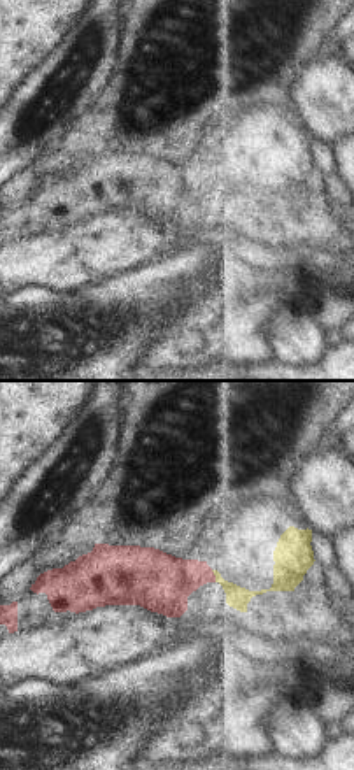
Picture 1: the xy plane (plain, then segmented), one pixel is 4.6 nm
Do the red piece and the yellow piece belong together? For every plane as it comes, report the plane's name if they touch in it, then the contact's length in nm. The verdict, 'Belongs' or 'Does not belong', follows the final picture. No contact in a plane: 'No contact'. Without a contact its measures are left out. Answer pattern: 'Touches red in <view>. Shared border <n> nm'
Touches red in xy. Shared border 60 nm.

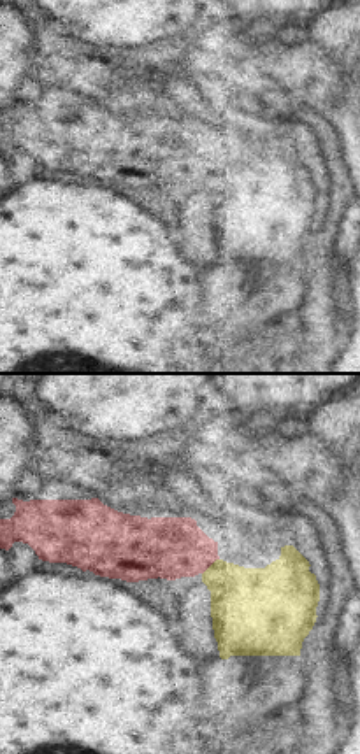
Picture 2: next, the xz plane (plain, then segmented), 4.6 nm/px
Touches red in xz. Shared border 110 nm.

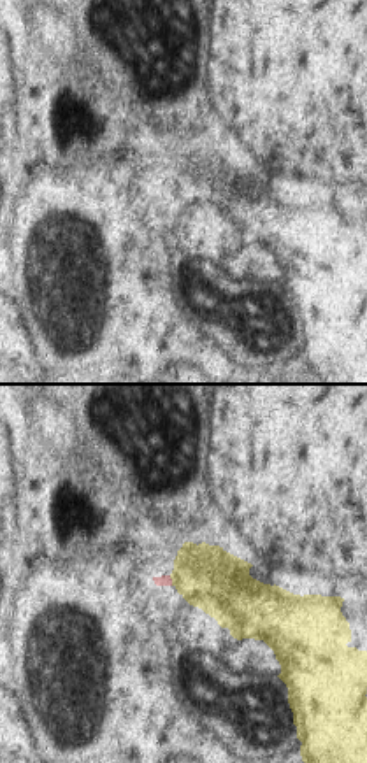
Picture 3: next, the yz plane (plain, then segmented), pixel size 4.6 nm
Touches red in yz. Shared border 50 nm.

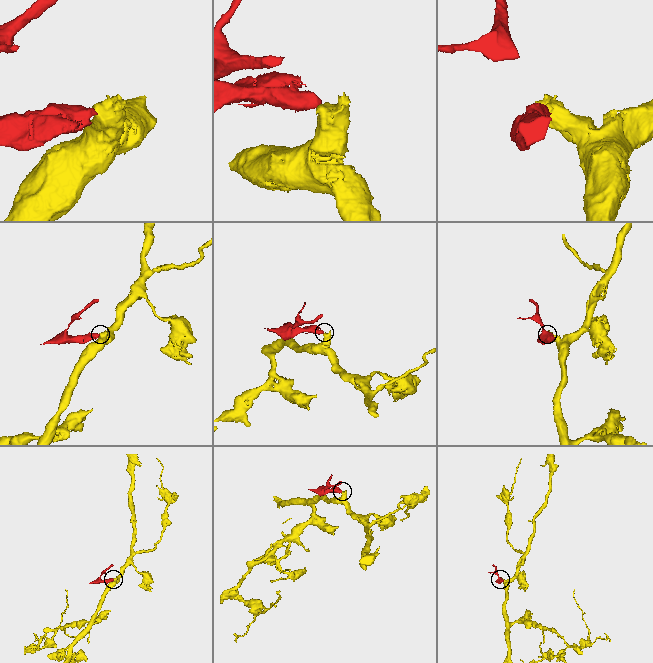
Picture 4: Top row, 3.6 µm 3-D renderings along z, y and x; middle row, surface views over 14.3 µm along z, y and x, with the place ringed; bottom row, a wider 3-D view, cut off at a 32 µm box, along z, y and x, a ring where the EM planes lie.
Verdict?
Does not belong.

